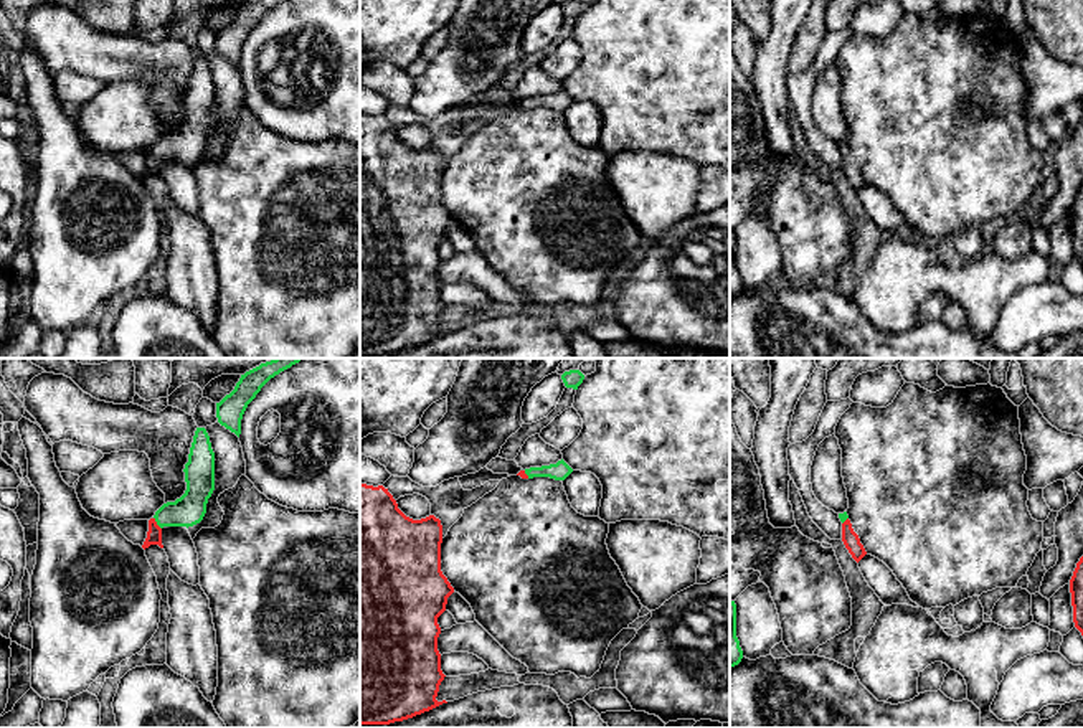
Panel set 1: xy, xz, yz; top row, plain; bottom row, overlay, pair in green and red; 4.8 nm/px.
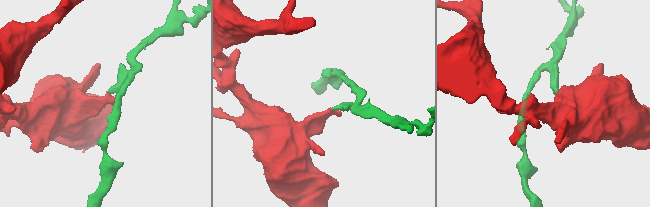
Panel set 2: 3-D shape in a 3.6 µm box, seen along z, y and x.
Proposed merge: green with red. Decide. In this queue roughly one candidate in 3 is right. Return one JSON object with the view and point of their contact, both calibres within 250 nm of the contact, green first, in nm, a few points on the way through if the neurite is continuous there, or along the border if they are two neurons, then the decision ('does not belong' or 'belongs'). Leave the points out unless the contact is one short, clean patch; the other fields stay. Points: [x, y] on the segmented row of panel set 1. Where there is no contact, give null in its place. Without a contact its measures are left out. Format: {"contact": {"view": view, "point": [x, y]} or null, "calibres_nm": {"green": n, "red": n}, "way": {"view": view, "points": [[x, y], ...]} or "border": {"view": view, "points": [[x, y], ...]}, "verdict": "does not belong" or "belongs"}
{"contact": {"view": "xy", "point": [157, 524]}, "calibres_nm": {"green": 150, "red": 80}, "way": {"view": "xy", "points": [[190, 509], [169, 514], [157, 524], [154, 535]]}, "verdict": "belongs"}

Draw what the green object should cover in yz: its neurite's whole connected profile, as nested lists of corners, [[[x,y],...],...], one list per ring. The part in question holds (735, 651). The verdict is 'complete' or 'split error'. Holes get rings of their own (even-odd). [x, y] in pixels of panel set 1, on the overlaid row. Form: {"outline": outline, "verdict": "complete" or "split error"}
{"outline": [[[730,601],[730,667],[735,667],[741,662],[743,650],[736,637],[736,604]]], "verdict": "complete"}

